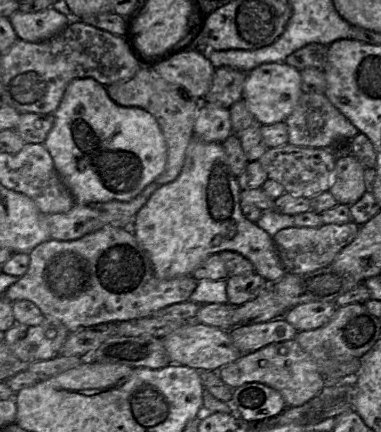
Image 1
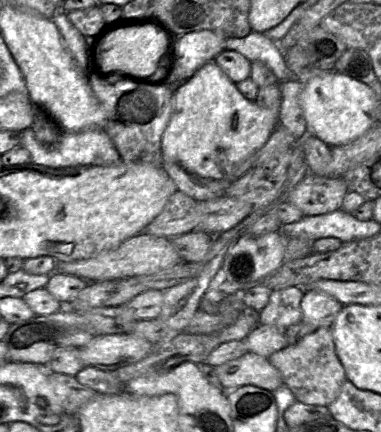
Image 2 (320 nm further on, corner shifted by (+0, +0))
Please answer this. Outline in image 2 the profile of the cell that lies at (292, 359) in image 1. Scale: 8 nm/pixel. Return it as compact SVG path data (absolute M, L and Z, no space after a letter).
M251 352L218 365L215 370L226 392L243 385L254 385L272 392L283 385L279 371L269 359Z

